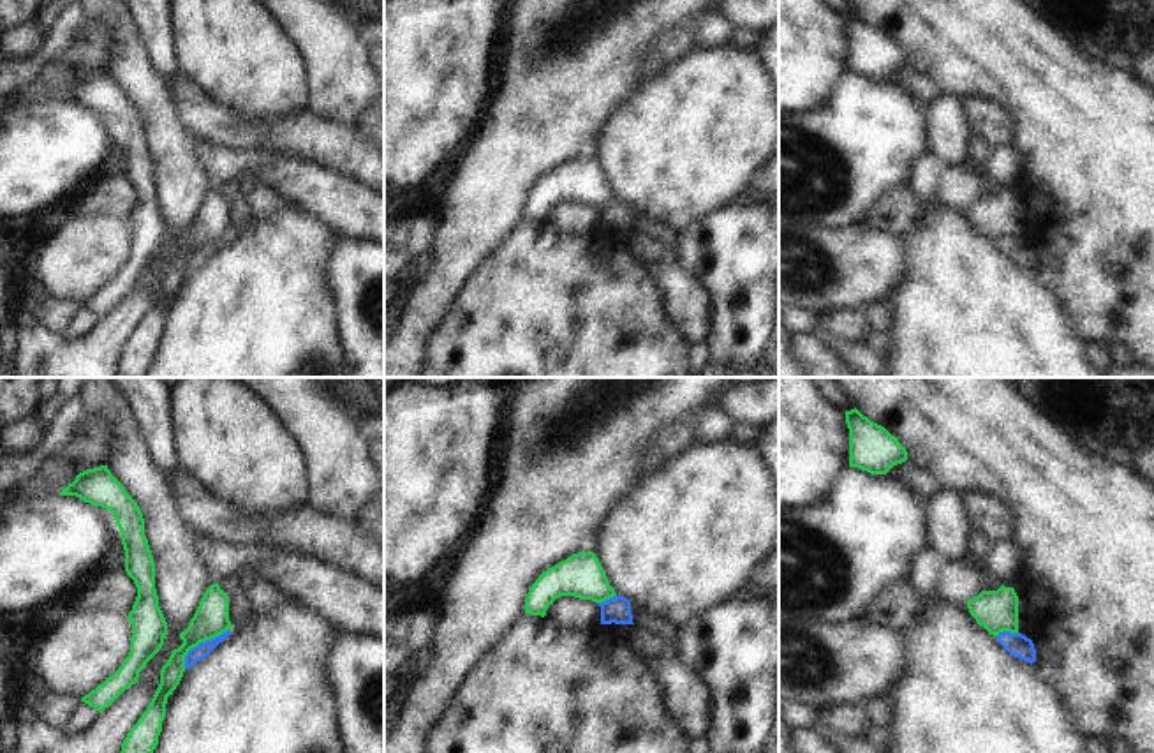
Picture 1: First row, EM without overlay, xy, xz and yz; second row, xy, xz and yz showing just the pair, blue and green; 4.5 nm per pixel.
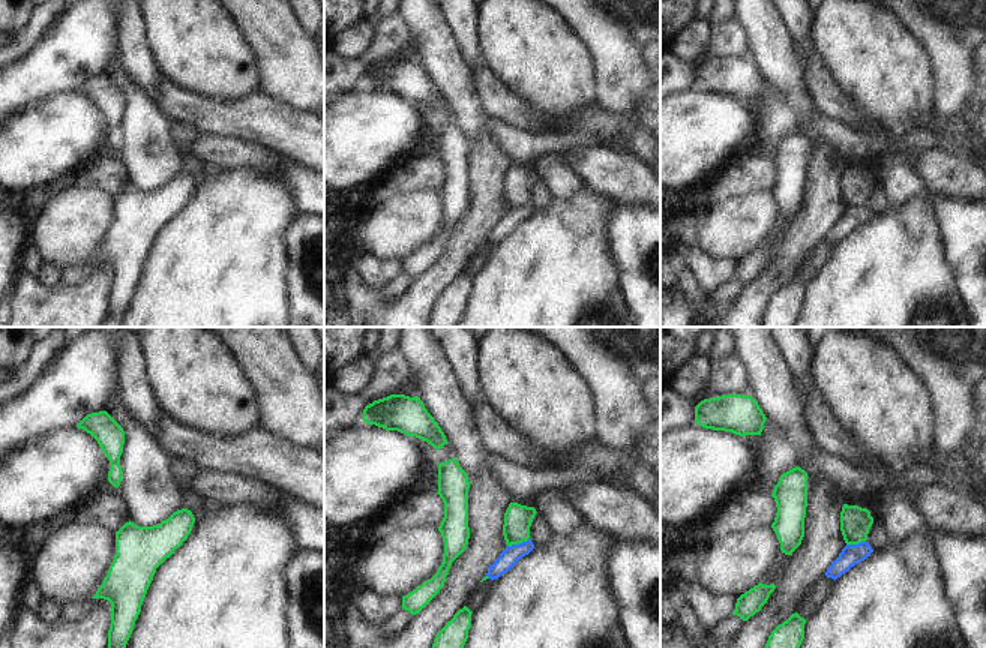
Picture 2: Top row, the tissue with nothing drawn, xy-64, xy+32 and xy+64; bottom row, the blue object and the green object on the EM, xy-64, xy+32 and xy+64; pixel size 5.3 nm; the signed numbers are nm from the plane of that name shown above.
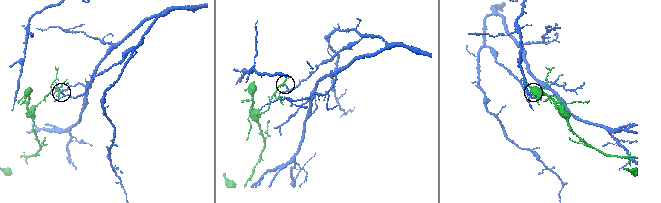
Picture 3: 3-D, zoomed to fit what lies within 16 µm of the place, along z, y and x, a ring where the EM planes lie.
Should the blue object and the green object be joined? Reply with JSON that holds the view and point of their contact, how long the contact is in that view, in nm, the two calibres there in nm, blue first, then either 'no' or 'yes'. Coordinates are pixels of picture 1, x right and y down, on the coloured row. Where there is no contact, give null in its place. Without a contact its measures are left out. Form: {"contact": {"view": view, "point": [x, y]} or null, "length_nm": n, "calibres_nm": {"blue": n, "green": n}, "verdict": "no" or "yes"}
{"contact": {"view": "xy", "point": [201, 642]}, "length_nm": 280, "calibres_nm": {"blue": 70, "green": 160}, "verdict": "no"}

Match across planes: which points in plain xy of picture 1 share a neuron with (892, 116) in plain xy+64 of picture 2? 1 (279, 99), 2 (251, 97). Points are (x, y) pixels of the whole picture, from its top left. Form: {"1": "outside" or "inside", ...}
{"1": "inside", "2": "inside"}

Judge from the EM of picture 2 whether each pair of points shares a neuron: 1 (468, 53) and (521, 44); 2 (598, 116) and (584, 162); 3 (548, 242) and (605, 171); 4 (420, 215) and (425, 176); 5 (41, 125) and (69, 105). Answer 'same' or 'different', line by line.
1: different
2: different
3: different
4: different
5: same

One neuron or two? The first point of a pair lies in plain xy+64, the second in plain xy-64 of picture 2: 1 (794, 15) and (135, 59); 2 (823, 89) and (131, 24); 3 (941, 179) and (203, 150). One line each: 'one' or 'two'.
1: one
2: two
3: one

